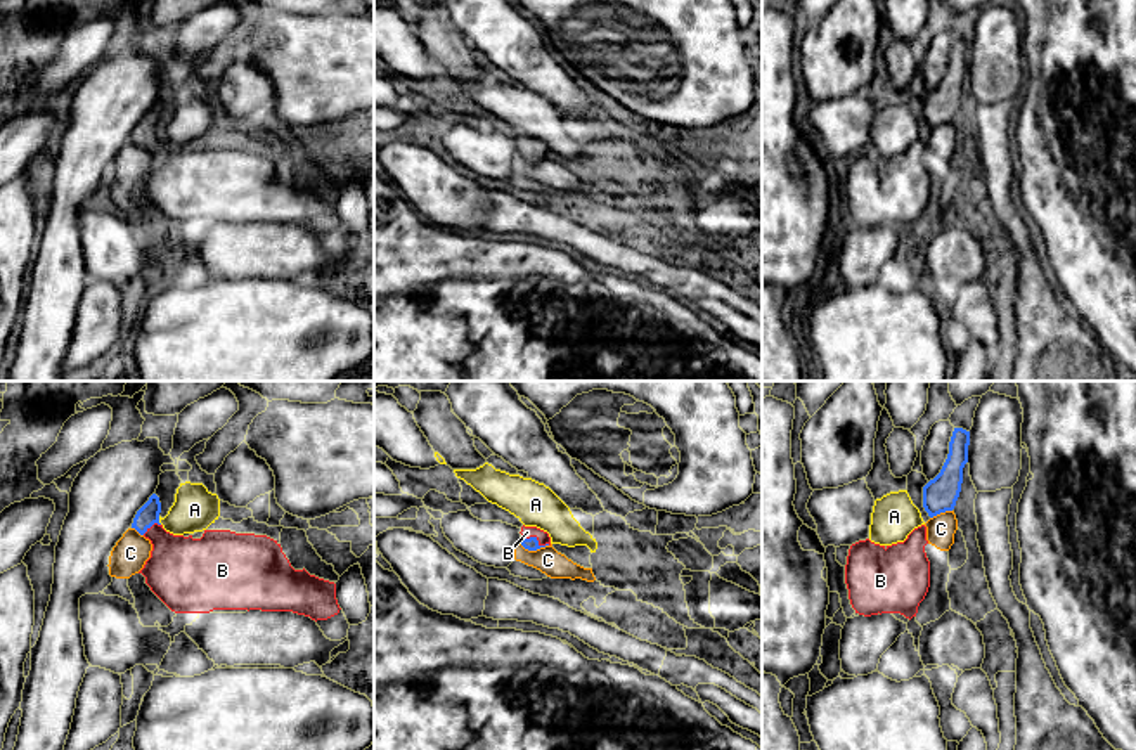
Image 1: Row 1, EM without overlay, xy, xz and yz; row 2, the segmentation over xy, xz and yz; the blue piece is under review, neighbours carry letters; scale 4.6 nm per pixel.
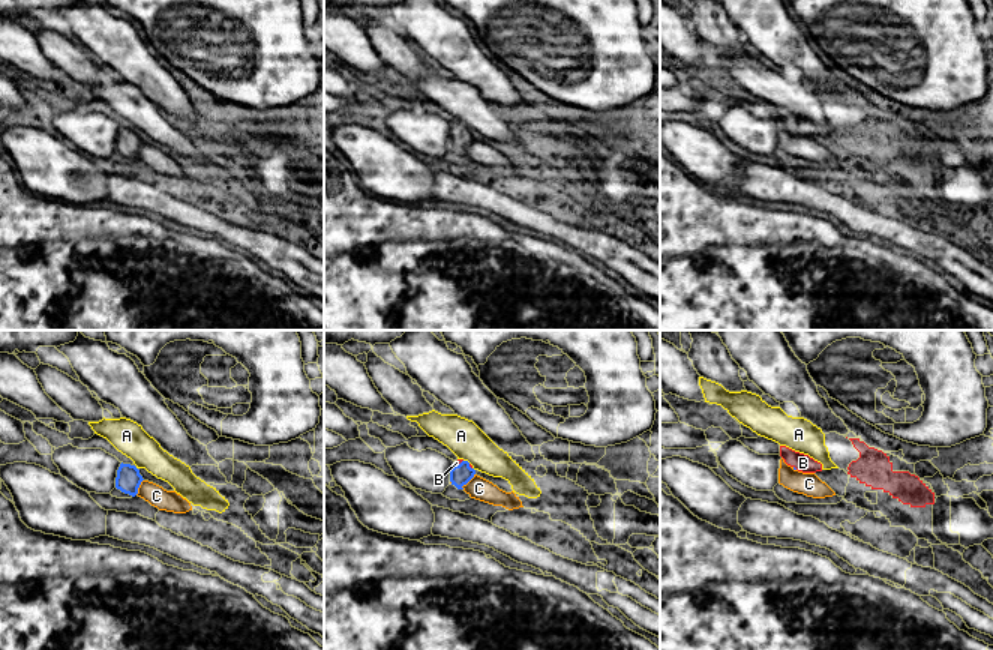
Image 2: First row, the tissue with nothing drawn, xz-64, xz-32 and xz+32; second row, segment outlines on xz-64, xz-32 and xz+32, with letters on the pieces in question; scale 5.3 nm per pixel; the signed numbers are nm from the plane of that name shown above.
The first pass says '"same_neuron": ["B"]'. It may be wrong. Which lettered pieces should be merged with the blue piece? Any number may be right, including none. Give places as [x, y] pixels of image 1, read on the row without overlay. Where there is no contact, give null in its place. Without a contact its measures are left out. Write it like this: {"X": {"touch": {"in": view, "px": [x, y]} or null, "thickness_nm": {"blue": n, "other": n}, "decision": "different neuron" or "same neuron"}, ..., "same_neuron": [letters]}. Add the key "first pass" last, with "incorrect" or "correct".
{"A": {"touch": {"in": "xy", "px": [158, 132]}, "thickness_nm": {"blue": 100, "other": 200}, "decision": "different neuron"}, "B": {"touch": {"in": "xz", "px": [535, 151]}, "thickness_nm": {"blue": 60, "other": 60}, "decision": "same neuron"}, "C": {"touch": {"in": "xz", "px": [532, 161]}, "thickness_nm": {"blue": 60, "other": 120}, "decision": "different neuron"}, "same_neuron": ["B"], "first pass": "correct"}

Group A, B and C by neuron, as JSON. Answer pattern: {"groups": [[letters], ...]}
{"groups": [["A"], ["B"], ["C"]]}

